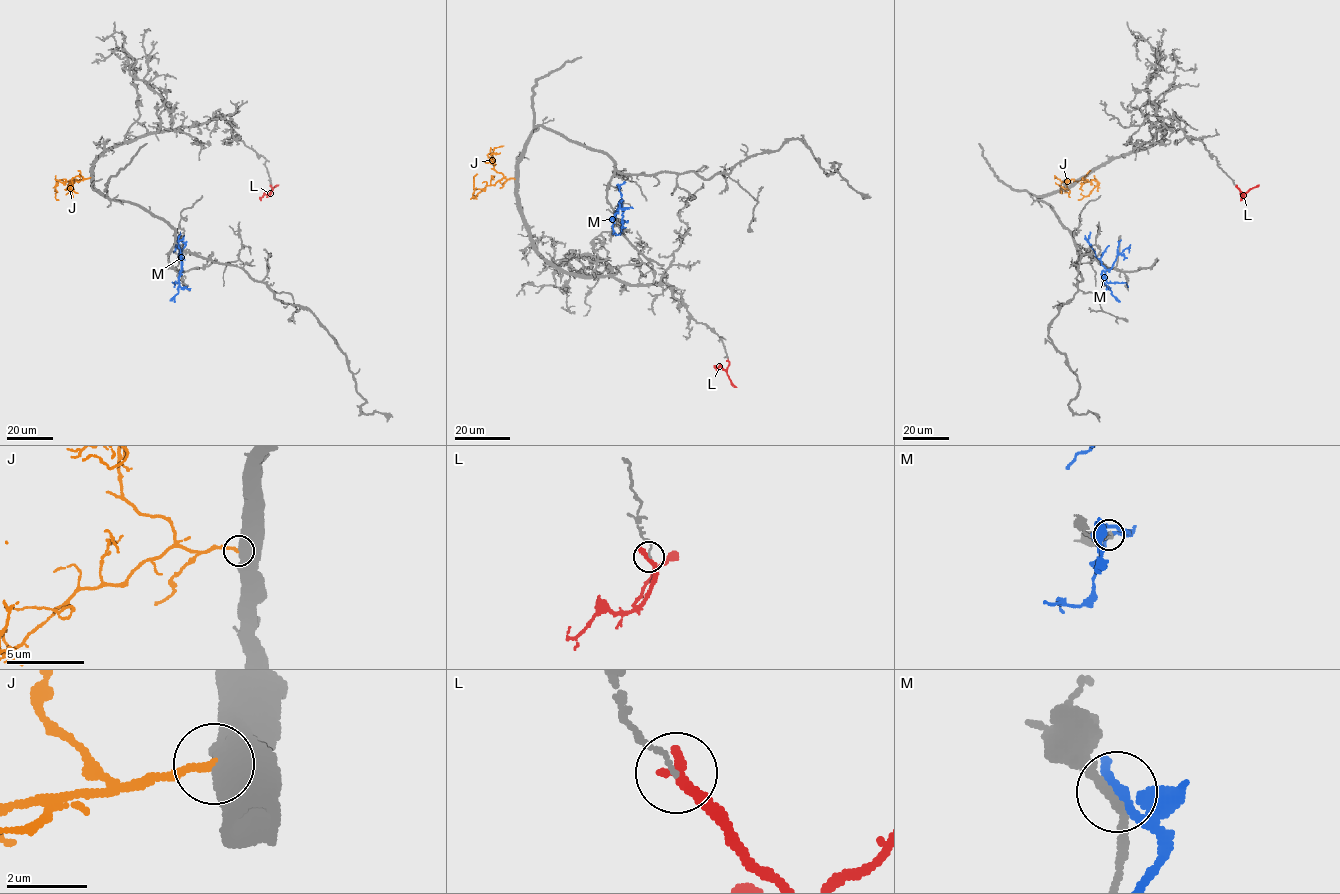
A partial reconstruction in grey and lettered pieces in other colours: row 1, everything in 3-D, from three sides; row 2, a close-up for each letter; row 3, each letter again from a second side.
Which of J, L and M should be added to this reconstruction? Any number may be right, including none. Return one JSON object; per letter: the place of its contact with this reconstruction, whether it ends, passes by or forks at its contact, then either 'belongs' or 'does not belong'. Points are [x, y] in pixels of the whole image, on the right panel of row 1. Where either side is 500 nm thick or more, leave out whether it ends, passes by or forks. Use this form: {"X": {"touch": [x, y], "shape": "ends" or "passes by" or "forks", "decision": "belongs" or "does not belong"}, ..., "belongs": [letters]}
{"J": {"touch": [1082, 177], "decision": "does not belong"}, "L": {"touch": [1236, 186], "shape": "ends", "decision": "does not belong"}, "M": {"touch": [1119, 242], "shape": "ends", "decision": "does not belong"}, "belongs": []}

